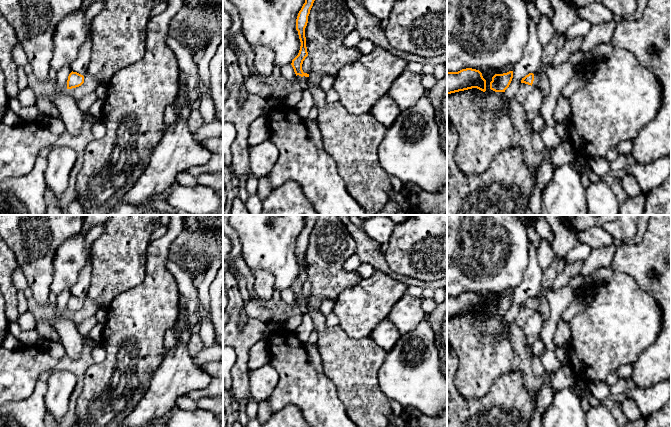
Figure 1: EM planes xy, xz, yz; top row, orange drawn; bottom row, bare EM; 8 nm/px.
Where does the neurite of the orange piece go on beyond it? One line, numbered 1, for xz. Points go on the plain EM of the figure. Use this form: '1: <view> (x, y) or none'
1: none

